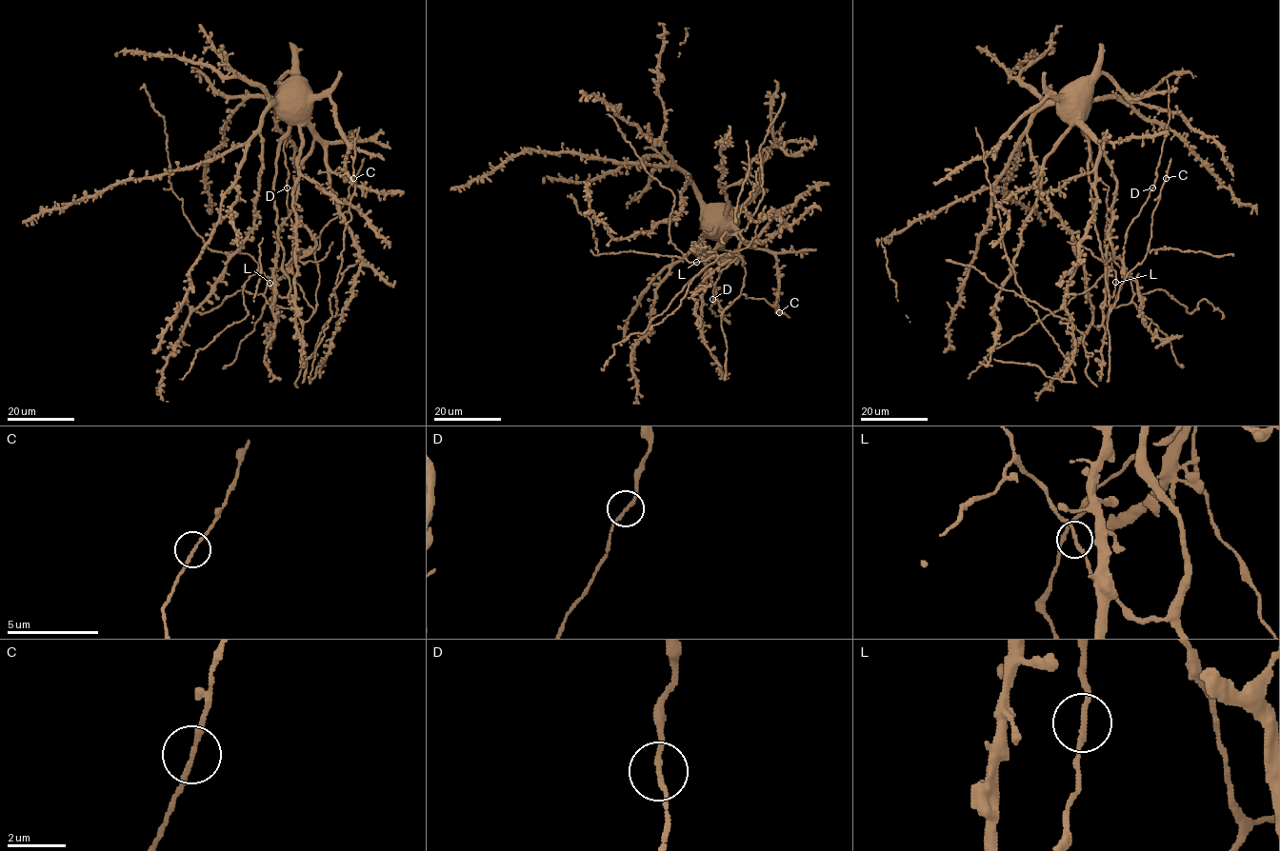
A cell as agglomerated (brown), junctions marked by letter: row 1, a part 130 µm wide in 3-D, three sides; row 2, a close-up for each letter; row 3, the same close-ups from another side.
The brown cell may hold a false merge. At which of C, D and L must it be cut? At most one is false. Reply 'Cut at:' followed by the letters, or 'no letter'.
Cut at: no letter

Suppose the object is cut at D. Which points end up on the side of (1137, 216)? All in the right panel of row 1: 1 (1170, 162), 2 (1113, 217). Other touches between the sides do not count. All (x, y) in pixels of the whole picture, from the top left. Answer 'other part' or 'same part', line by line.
1: other part
2: other part

